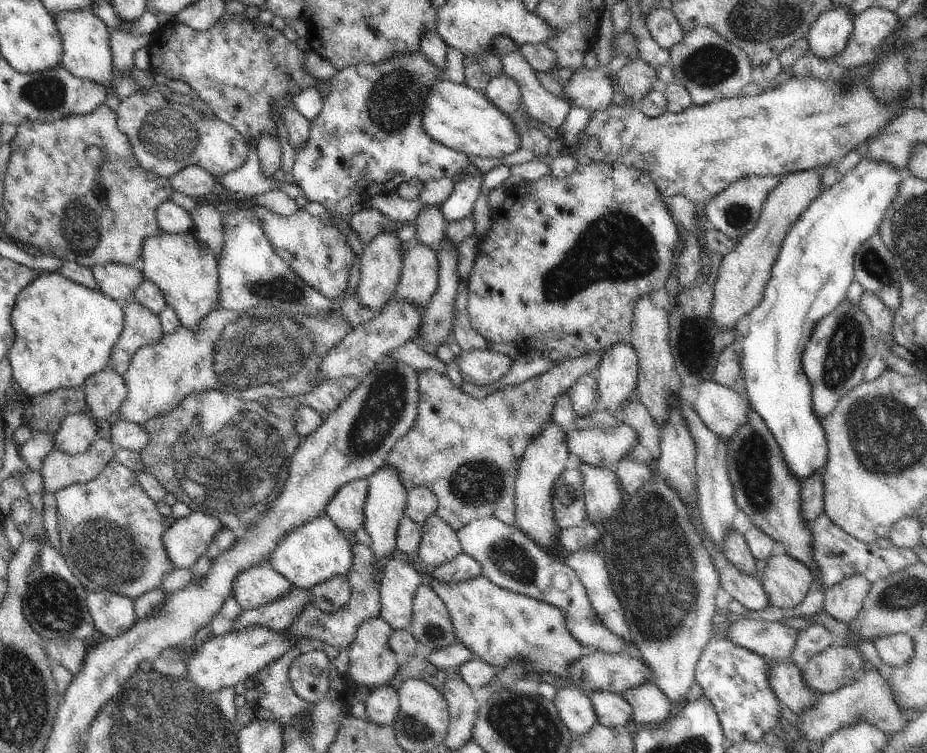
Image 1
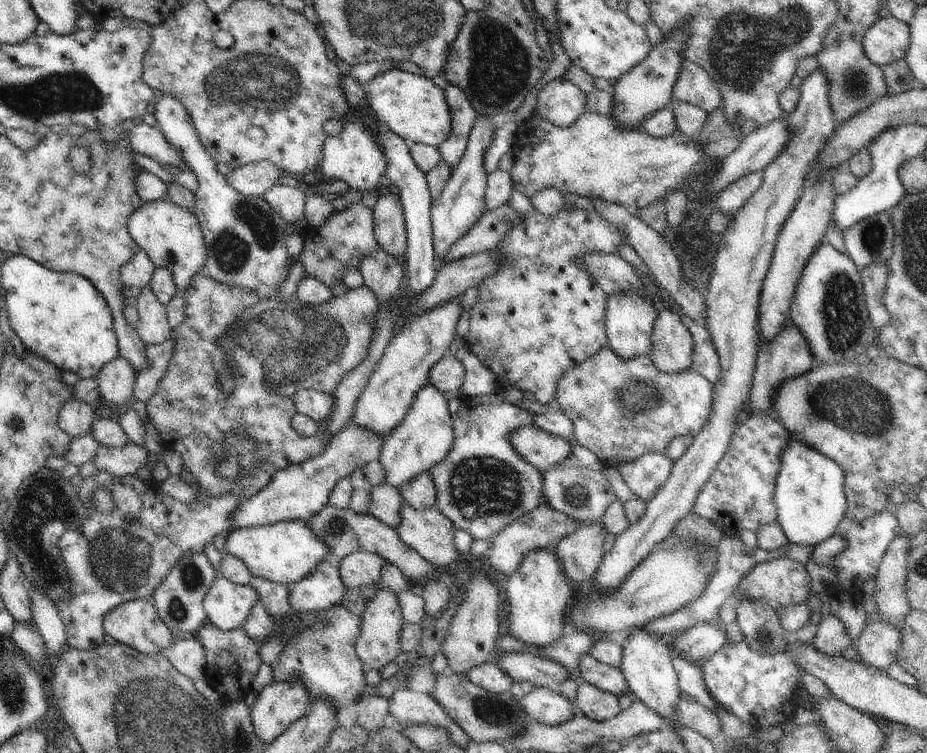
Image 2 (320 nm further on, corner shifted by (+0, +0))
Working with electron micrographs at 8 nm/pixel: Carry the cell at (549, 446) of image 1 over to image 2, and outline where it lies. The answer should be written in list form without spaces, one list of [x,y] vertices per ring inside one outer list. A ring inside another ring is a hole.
[[[554,547],[550,550],[531,552],[509,578],[509,585],[506,588],[507,605],[503,614],[503,631],[518,639],[520,643],[538,649],[548,647],[550,643],[556,642],[564,636],[562,630],[566,626],[566,617],[568,616],[566,606],[568,606],[569,592],[571,591],[569,582],[570,580],[563,573],[562,565],[556,558]]]

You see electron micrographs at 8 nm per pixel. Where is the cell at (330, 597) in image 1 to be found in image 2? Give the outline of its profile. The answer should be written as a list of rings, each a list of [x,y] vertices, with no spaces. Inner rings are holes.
[[[356,551],[337,563],[346,588],[361,589],[382,583],[381,572],[387,560],[376,553]]]

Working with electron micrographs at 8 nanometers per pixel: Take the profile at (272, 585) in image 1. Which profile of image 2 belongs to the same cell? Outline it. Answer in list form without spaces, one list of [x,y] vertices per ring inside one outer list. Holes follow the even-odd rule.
[[[218,576],[204,597],[203,607],[207,619],[220,630],[241,631],[256,601],[258,593],[251,584],[240,586]]]

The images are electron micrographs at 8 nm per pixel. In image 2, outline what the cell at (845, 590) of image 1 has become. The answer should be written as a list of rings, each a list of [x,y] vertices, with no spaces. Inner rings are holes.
[[[838,616],[822,619],[816,625],[813,645],[829,657],[842,657],[842,652],[852,644],[846,625]]]

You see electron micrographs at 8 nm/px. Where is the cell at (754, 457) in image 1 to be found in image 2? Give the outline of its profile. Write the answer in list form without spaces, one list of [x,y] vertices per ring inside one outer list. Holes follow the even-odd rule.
[[[788,322],[772,340],[762,343],[757,352],[757,361],[753,374],[754,380],[750,396],[751,402],[748,406],[748,409],[752,407],[753,411],[749,412],[771,412],[773,408],[773,396],[779,384],[783,383],[786,379],[808,372],[813,368],[813,359],[814,355],[806,337],[794,323],[790,324]]]

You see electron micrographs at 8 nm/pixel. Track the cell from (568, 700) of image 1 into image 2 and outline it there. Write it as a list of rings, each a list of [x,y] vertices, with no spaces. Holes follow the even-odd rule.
[[[536,685],[520,700],[530,720],[550,726],[566,722],[577,712],[574,700],[561,695],[556,688]]]

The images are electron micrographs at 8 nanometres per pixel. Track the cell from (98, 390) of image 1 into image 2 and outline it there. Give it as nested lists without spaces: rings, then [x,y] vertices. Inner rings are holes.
[[[119,354],[95,376],[101,394],[101,403],[124,404],[132,400],[136,371]]]

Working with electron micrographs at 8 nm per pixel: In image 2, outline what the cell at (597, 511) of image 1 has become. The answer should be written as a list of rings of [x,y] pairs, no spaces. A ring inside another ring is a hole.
[[[601,520],[584,524],[573,535],[562,539],[554,552],[562,565],[566,578],[574,582],[584,582],[598,570],[605,551],[604,539],[608,536]]]

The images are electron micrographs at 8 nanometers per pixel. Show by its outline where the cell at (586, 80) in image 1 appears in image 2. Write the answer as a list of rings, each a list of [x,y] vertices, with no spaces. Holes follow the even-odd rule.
[[[556,77],[538,92],[535,112],[558,127],[570,126],[585,112],[587,94],[566,77]]]

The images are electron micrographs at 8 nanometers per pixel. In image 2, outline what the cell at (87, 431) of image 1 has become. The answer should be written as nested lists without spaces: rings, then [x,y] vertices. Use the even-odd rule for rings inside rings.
[[[72,397],[60,409],[58,426],[72,438],[91,432],[92,423],[100,413],[97,407],[86,404],[79,398]]]

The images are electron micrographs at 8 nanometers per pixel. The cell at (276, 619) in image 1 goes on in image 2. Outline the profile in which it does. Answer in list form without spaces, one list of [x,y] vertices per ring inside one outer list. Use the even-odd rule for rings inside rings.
[[[330,558],[319,562],[306,576],[288,585],[292,610],[300,614],[320,612],[342,602],[346,586],[337,561]]]

